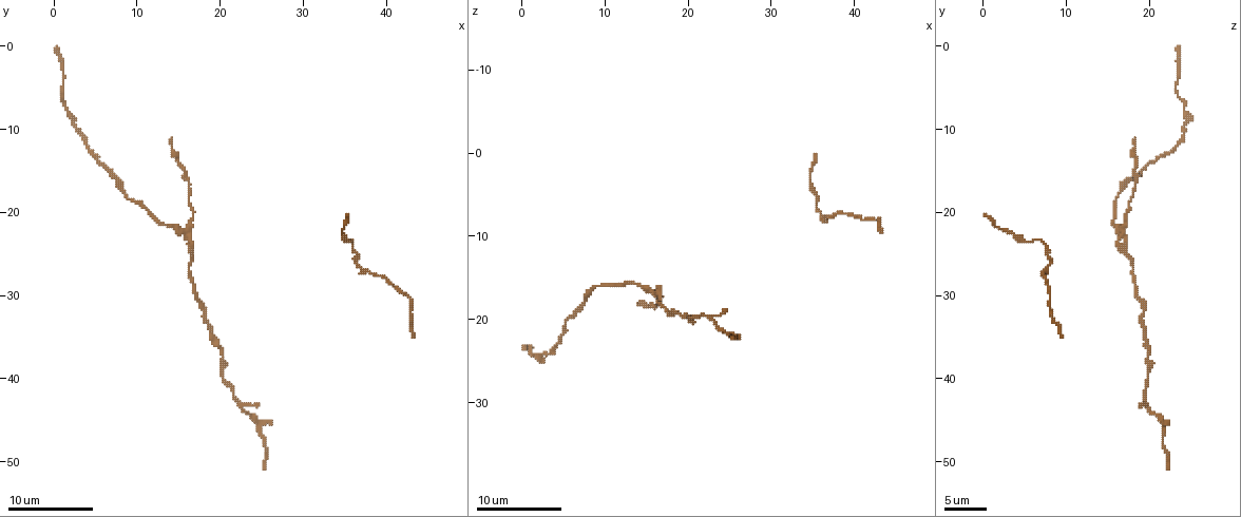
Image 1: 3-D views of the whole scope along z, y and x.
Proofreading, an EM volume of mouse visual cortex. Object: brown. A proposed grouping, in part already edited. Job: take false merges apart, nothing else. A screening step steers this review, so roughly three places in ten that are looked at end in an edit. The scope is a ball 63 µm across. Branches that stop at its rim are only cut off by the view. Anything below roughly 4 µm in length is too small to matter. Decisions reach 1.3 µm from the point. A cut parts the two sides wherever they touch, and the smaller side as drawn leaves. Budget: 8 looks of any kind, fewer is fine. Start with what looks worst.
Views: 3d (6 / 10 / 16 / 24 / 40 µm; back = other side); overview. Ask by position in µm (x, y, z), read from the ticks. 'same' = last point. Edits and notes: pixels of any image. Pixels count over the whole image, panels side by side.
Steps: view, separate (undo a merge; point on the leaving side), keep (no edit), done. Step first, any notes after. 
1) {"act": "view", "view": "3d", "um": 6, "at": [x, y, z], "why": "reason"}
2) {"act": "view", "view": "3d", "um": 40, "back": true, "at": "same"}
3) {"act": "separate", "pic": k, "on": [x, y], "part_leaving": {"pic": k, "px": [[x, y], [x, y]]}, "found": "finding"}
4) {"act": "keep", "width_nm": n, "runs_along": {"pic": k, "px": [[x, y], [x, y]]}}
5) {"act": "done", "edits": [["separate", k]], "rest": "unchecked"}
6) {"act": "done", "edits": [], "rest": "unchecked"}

{"act": "view", "view": "3d", "um": 6, "at": [15.8, 22.0, 16.6], "why": "a fork"}

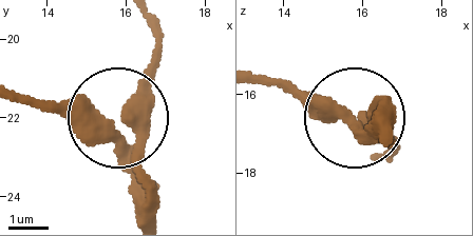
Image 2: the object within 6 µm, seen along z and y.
{"act": "keep", "side_arm_um": 12, "found": "all the same cell"}

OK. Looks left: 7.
{"act": "view", "view": "3d", "um": 10, "at": [24.6, 46.0, 21.8], "why": "thick turns thin"}

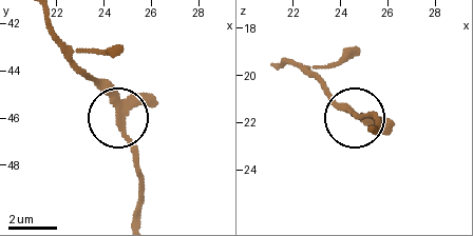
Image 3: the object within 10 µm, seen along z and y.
{"act": "view", "view": "3d", "um": 10, "back": true, "at": [24.7, 46.0, 21.7]}

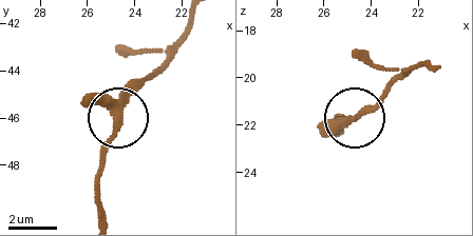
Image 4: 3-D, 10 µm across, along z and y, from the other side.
{"act": "keep", "runs_along": {"pic": 4, "px": [[192, 17], [178, 46], [128, 101], [101, 172]]}, "found": "all the same cell"}

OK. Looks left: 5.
{"act": "view", "view": "3d", "um": 6, "at": [21.8, 42.8, 19.4], "why": "thick turns thin"}

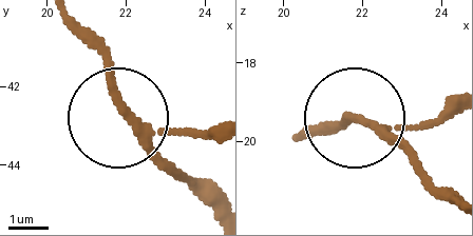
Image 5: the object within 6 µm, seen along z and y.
{"act": "view", "view": "3d", "um": 6, "back": true, "at": [21.95, 42.65, 19.50]}

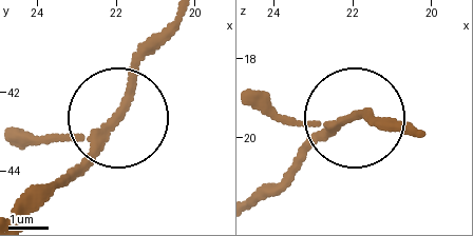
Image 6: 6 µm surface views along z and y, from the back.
{"act": "keep", "runs_along": {"pic": 6, "px": [[177, 21], [137, 72], [110, 132], [53, 189]]}, "found": "all the same cell"}

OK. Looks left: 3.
{"act": "view", "view": "3d", "um": 16, "at": [35.8, 23.2, 7.0]}

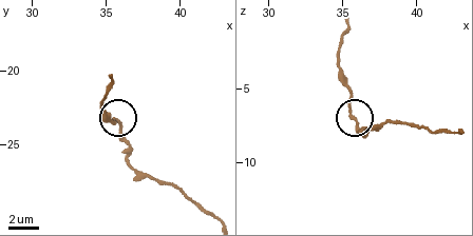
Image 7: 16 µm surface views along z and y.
{"act": "keep", "width_nm": 160, "found": "all the same cell"}

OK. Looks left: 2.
{"act": "done", "edits": [], "rest": "unchecked"}

